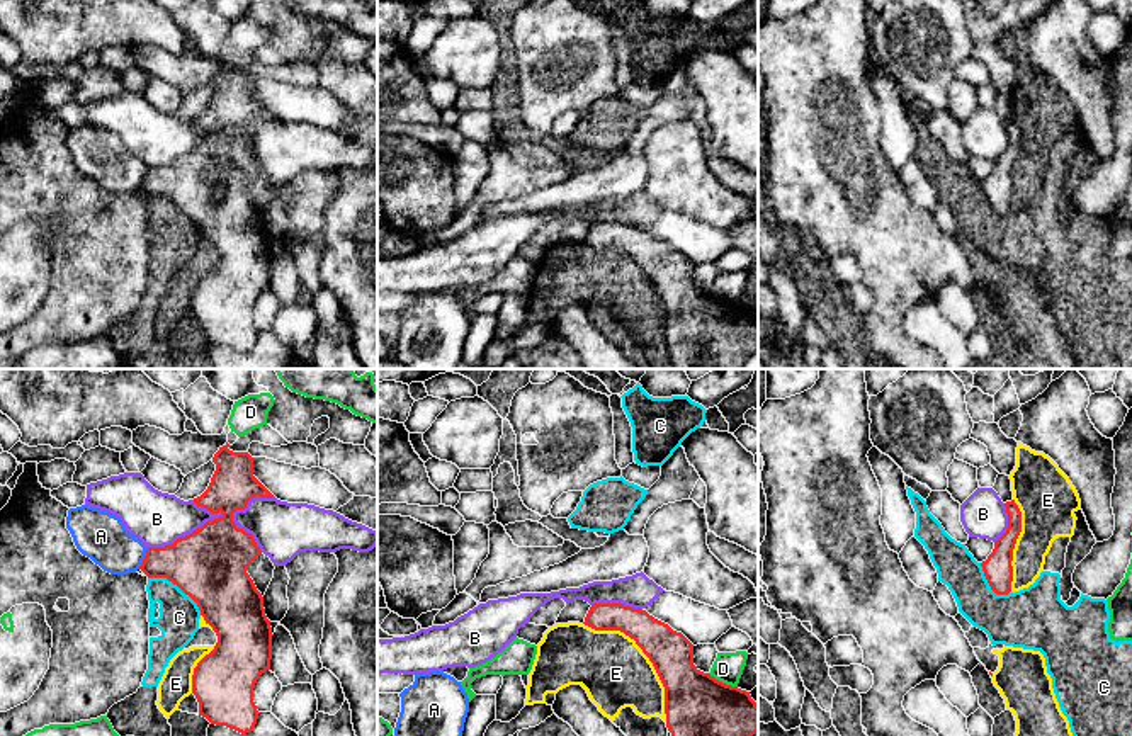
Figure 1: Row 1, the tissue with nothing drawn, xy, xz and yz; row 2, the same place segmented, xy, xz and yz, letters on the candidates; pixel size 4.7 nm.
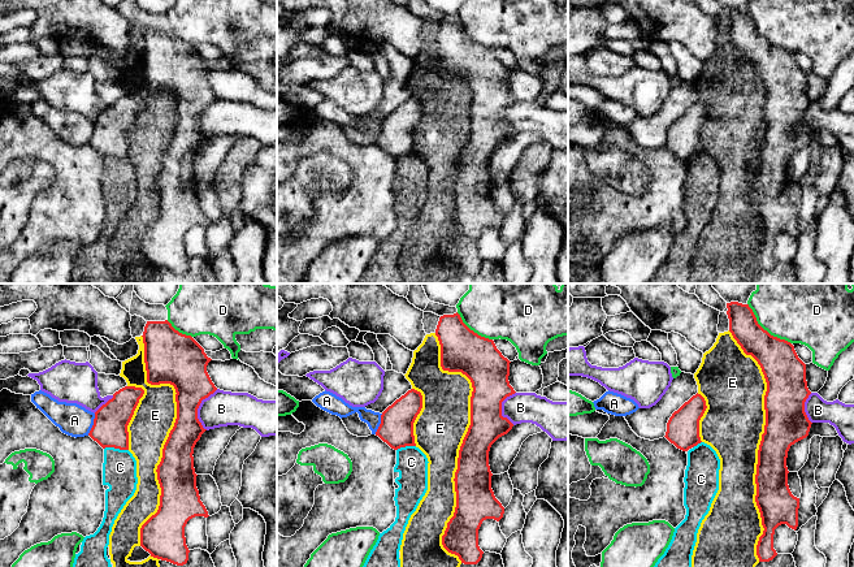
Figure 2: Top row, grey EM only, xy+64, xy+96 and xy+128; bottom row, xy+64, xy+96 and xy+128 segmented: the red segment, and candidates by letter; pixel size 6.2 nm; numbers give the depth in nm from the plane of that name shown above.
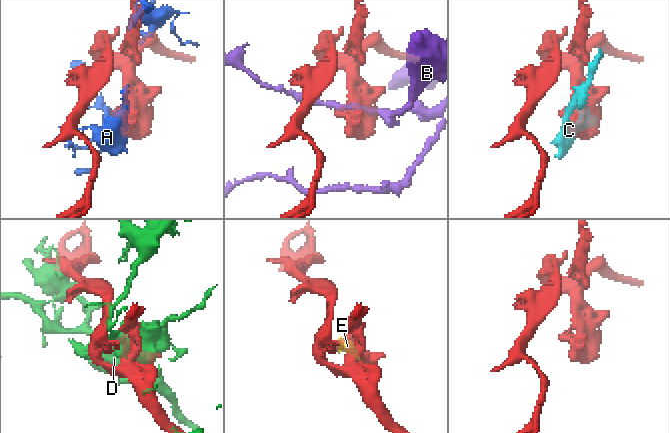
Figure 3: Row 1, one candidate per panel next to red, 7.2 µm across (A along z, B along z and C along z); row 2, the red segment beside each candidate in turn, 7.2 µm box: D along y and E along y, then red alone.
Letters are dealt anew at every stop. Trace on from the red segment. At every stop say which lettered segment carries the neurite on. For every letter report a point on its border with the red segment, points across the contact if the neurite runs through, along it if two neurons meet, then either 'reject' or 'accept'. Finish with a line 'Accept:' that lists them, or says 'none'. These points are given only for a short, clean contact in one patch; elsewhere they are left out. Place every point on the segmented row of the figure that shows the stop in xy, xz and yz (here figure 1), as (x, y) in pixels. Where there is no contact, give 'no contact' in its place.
A: contact xy (145, 558); reject
B: contact xy (186, 536); reject
C: contact xy (177, 585); reject
D: contact xz (721, 682); reject
E: contact xz (646, 655); reject
Accept: none

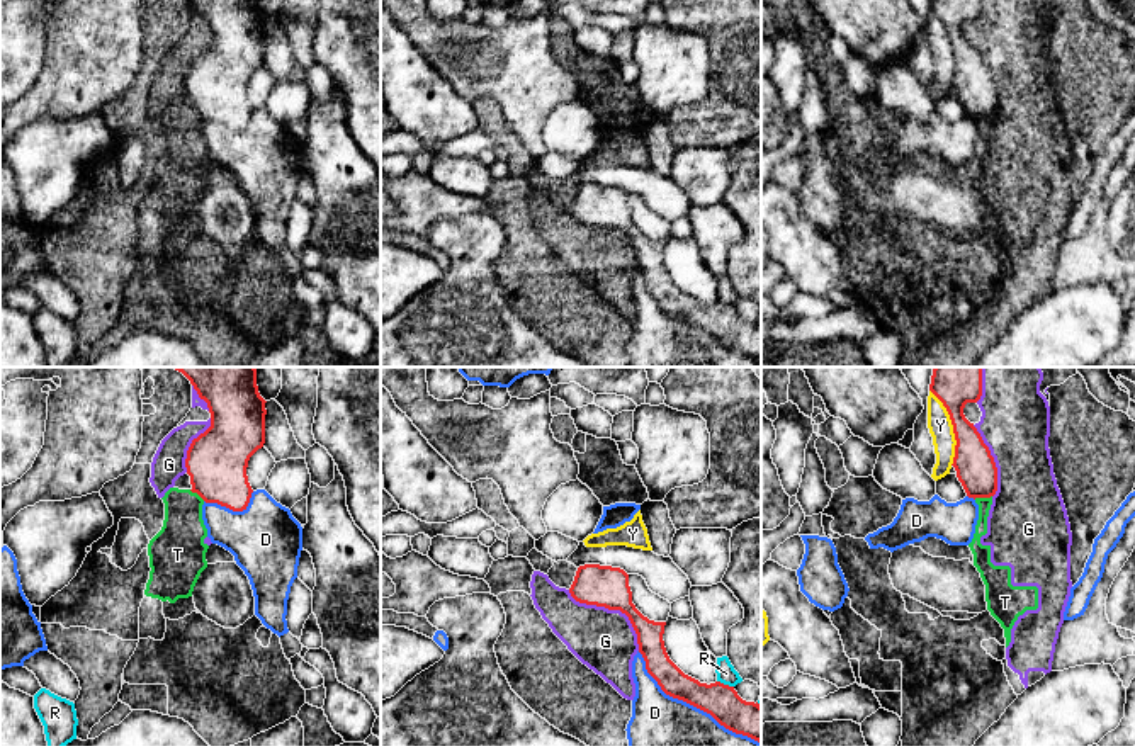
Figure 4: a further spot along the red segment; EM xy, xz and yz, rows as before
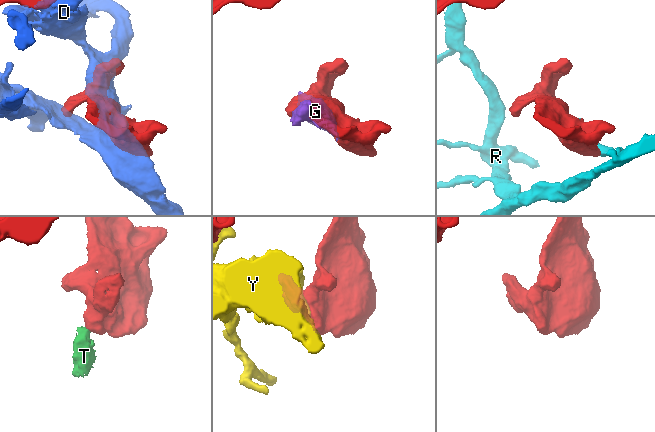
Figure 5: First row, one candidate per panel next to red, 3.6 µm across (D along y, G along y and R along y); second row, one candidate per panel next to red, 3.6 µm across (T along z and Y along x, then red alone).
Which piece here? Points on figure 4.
D: contact xz (692, 704); reject
G: contact xz (614, 609); reject
R: contact xz (726, 685); reject
T: contact yz (982, 497); border yz (991, 495), (974, 498); reject
Y: contact yz (954, 427); reject
Accept: none

